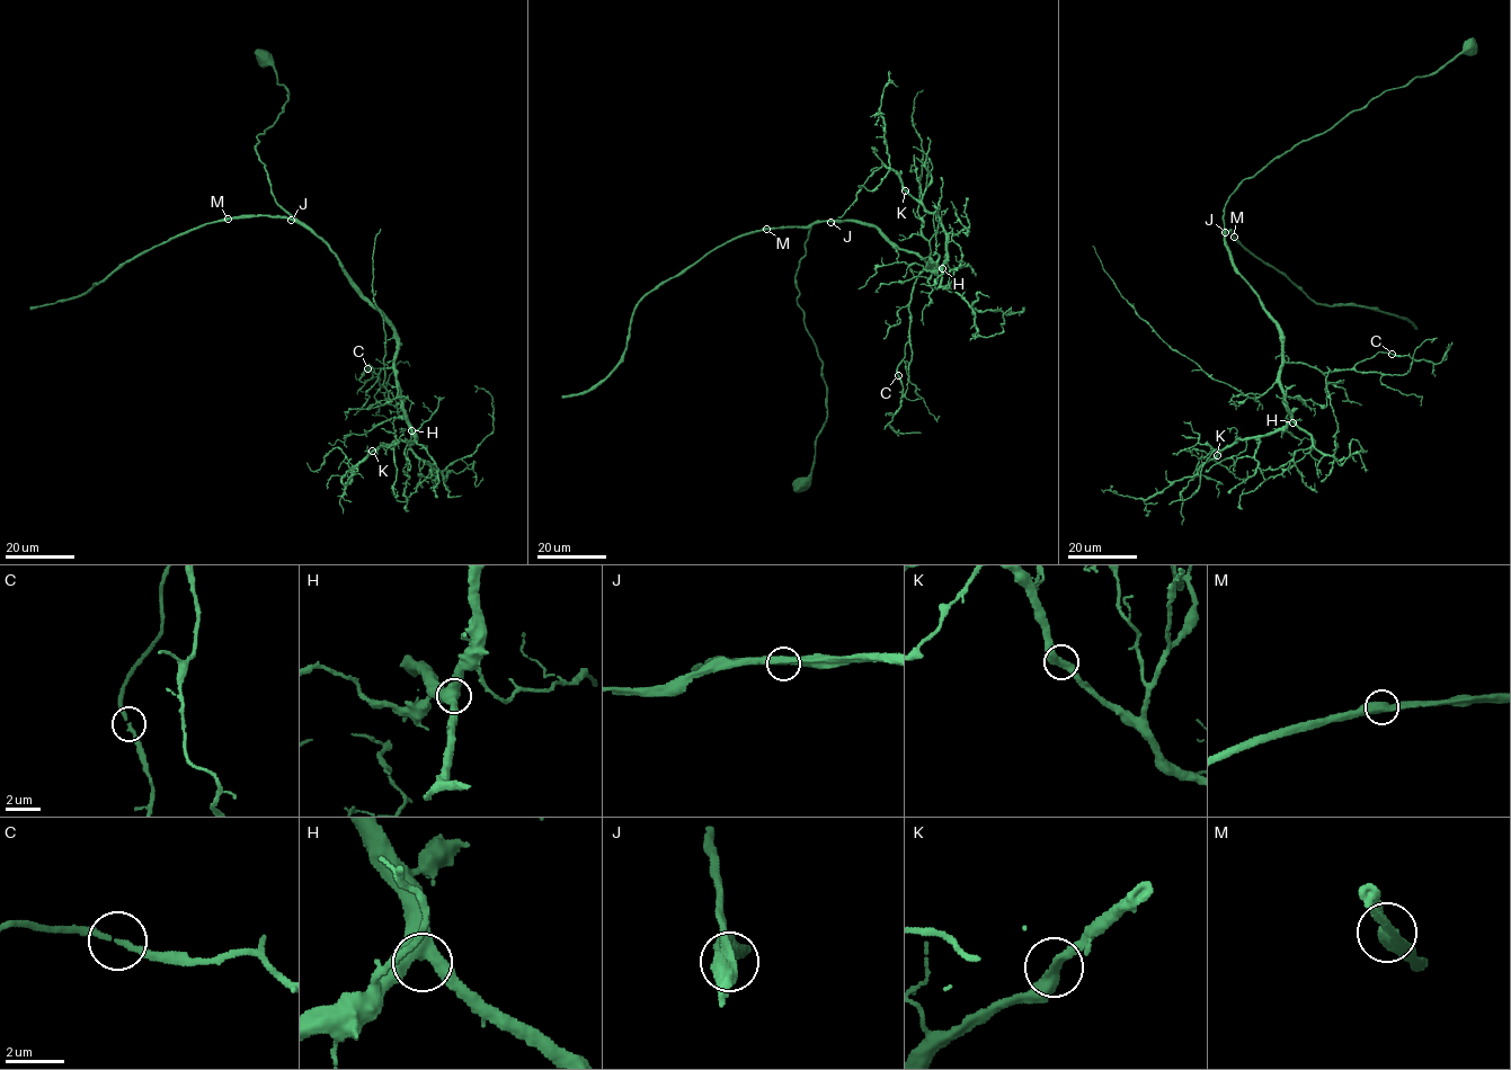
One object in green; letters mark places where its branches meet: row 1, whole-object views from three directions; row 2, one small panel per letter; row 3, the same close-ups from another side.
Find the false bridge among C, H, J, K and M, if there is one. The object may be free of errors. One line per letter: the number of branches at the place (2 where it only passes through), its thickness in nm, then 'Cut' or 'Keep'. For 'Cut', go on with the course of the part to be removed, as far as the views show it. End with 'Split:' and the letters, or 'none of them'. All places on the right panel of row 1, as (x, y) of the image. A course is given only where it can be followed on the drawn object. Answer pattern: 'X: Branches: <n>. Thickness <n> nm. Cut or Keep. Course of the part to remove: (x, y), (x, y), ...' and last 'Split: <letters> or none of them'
C: Branches: 2. Thickness 180 nm. Keep
H: Branches: 3. Thickness 500 nm. Keep
J: Branches: 2. Thickness 400 nm. Keep
K: Branches: 2. Thickness 360 nm. Keep
M: Branches: 2. Thickness 500 nm. Keep
Split: none of them

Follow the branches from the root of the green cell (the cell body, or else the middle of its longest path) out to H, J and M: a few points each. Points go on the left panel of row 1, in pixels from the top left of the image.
H: (264, 59), (289, 92), (255, 146), (272, 194), (326, 243), (391, 328), (411, 430)
J: (264, 59), (289, 94), (277, 119), (257, 135), (255, 148), (265, 165), (275, 201), (291, 220)
M: (264, 59), (289, 94), (277, 119), (257, 135), (255, 148), (265, 165), (275, 201), (292, 217), (227, 219)

